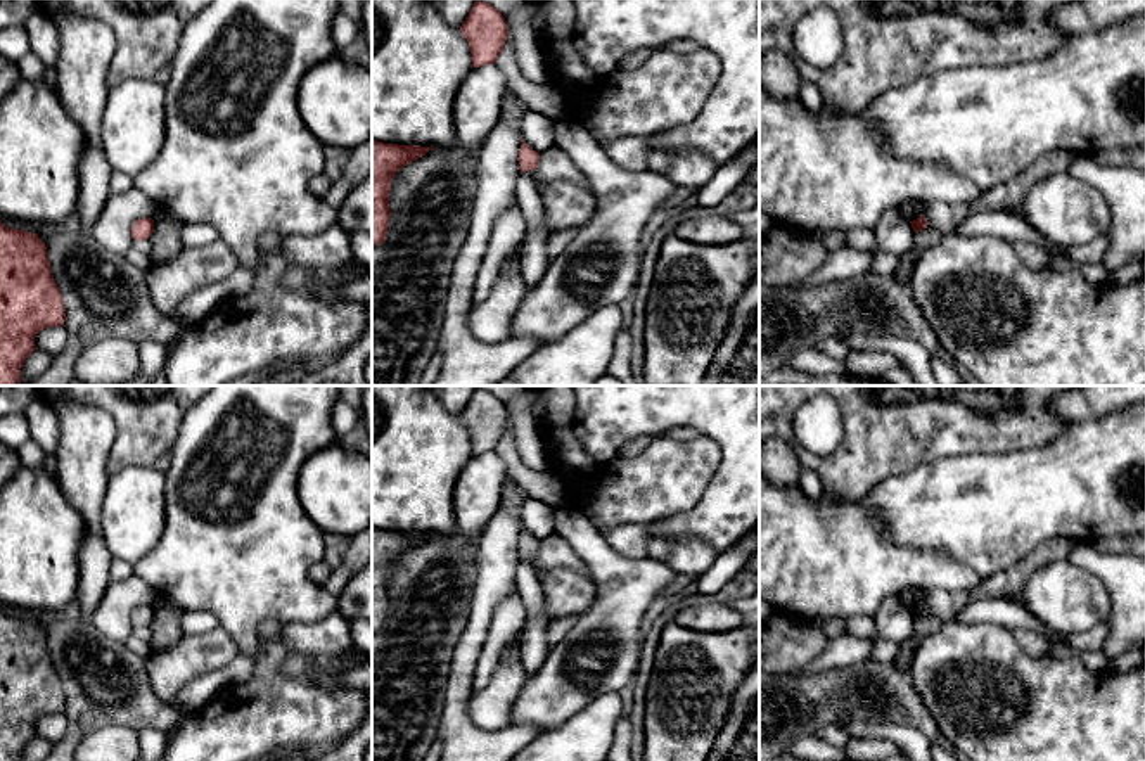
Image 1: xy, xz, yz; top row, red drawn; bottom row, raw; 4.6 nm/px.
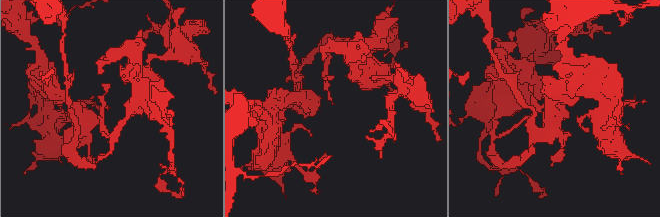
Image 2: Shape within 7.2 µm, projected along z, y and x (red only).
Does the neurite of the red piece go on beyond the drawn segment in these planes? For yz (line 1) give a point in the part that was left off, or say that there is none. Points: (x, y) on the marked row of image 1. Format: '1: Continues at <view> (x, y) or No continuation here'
1: Continues at yz (1009, 196)

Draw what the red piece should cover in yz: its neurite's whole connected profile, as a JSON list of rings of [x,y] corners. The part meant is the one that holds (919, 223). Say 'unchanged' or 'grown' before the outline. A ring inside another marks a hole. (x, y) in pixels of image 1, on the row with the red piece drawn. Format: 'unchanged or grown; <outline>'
grown; [[[1055,150],[1039,156],[1024,171],[1014,175],[1007,182],[981,192],[979,199],[972,204],[948,204],[936,202],[927,208],[925,214],[910,221],[913,232],[927,227],[937,228],[943,235],[953,232],[965,218],[979,211],[1003,211],[1012,213],[1020,209],[1029,190],[1043,178],[1059,171],[1065,171],[1074,154],[1067,150]]]

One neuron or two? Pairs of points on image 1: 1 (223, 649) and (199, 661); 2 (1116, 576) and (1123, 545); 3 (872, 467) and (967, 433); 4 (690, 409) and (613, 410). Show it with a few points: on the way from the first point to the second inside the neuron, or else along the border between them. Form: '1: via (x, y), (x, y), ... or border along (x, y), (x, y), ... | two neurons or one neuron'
1: via (218, 649), (204, 656) | one neuron
2: border along (1092, 545), (1104, 552), (1126, 556) | two neurons
3: via (896, 443), (907, 433), (943, 433) | one neuron
4: via (671, 409), (632, 409) | one neuron

